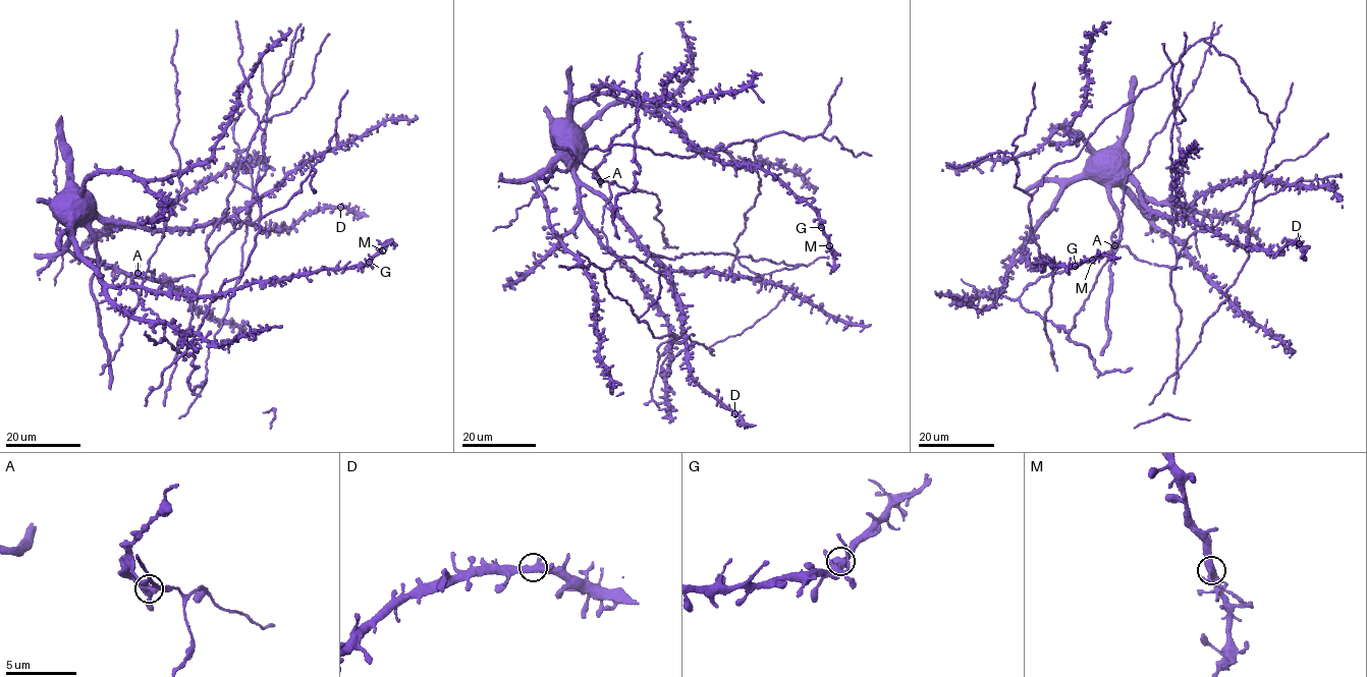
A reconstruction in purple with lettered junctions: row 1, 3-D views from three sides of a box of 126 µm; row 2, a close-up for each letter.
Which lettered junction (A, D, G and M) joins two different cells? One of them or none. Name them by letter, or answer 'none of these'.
A

